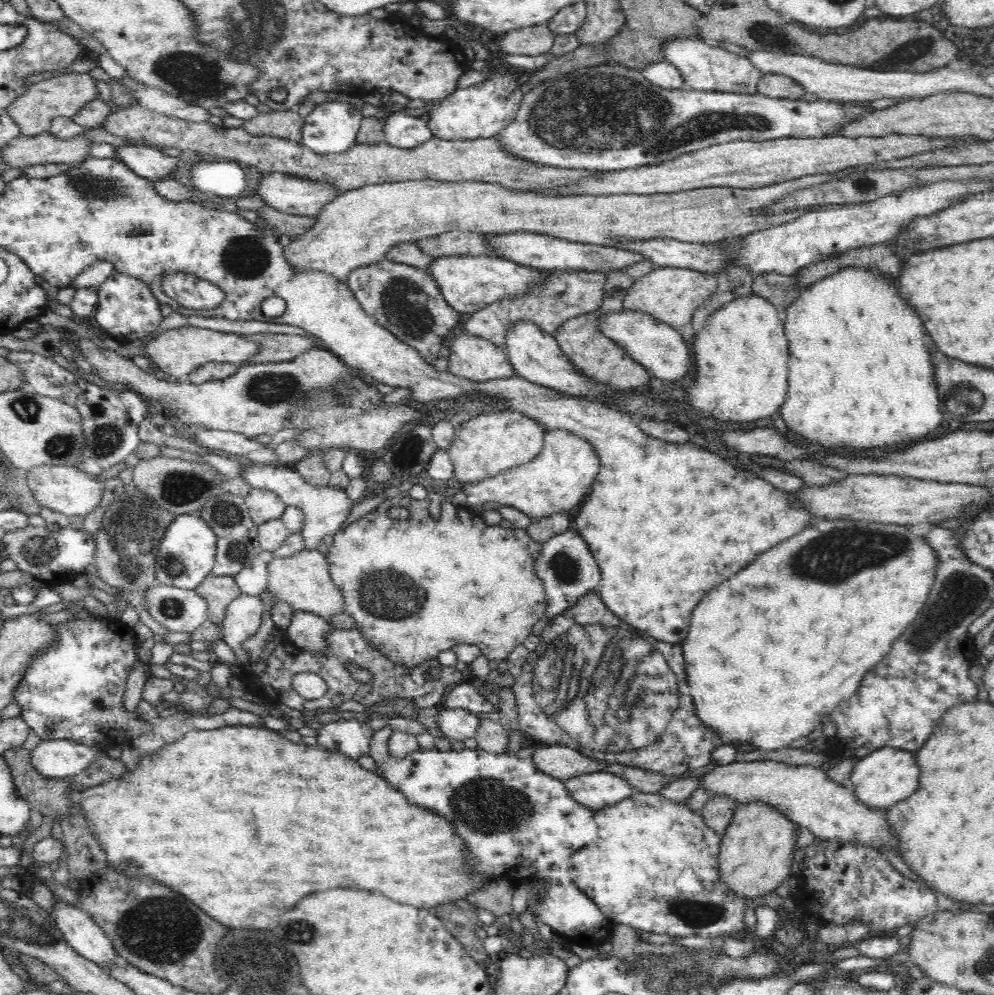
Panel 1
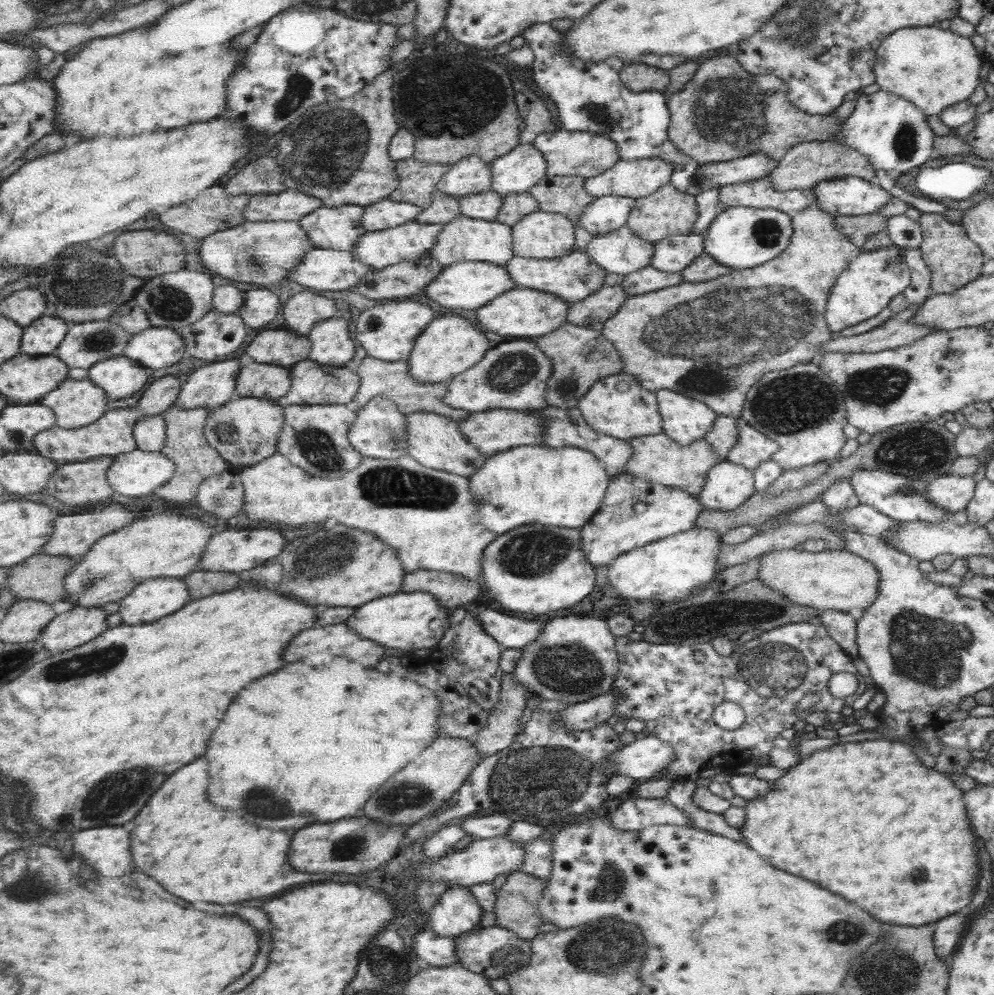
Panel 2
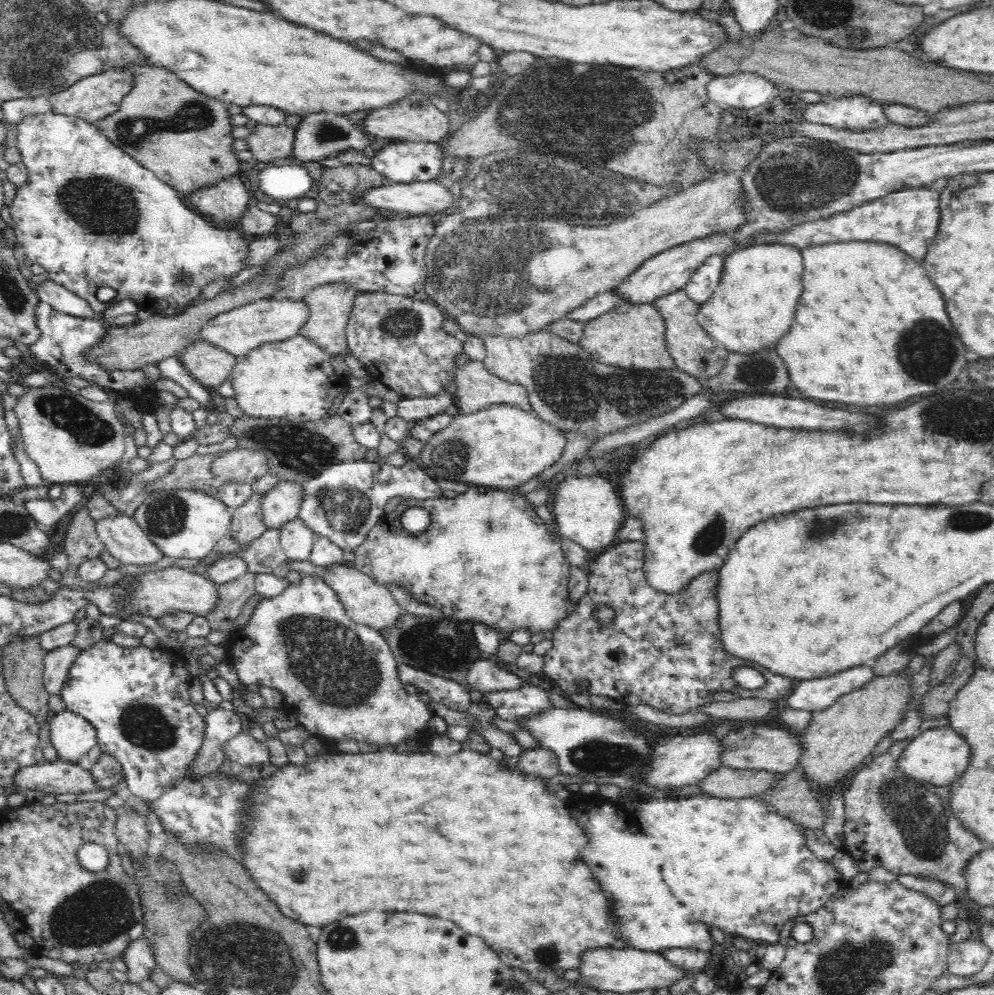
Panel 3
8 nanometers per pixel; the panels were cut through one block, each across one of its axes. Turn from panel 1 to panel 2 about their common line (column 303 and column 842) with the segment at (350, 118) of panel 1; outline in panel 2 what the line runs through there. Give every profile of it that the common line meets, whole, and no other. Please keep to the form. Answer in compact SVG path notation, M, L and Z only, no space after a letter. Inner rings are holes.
M875 92L869 96L859 94L853 108L847 108L847 124L841 130L839 144L847 144L859 154L865 154L875 170L881 168L901 178L935 152L933 136L935 134L925 124L925 114L921 114L921 110L917 110L911 102L891 92Z

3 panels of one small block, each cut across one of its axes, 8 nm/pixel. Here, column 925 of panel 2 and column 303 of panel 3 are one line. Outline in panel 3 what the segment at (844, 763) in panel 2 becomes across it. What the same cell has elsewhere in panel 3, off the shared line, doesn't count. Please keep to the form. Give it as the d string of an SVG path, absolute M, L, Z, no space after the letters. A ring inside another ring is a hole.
M462 750L460 754L452 754L450 758L440 758L434 754L398 754L398 752L368 752L368 754L344 754L344 756L326 756L316 758L310 766L292 766L286 768L280 778L270 780L270 788L258 796L260 820L252 826L246 842L246 872L256 882L256 886L266 892L286 916L310 924L310 926L328 926L346 918L346 902L348 916L364 914L368 910L384 910L384 912L418 912L426 916L448 918L464 932L474 934L490 946L504 964L510 968L522 968L530 974L540 972L558 972L558 970L580 970L582 954L590 950L610 948L614 940L620 938L616 914L614 914L614 898L606 890L602 890L600 882L594 878L594 872L582 860L582 850L590 846L590 836L580 826L572 808L566 806L562 798L558 798L556 790L548 788L548 782L540 776L526 774L522 770L510 770L502 766L498 760L490 758L490 754L480 754L472 750Z

